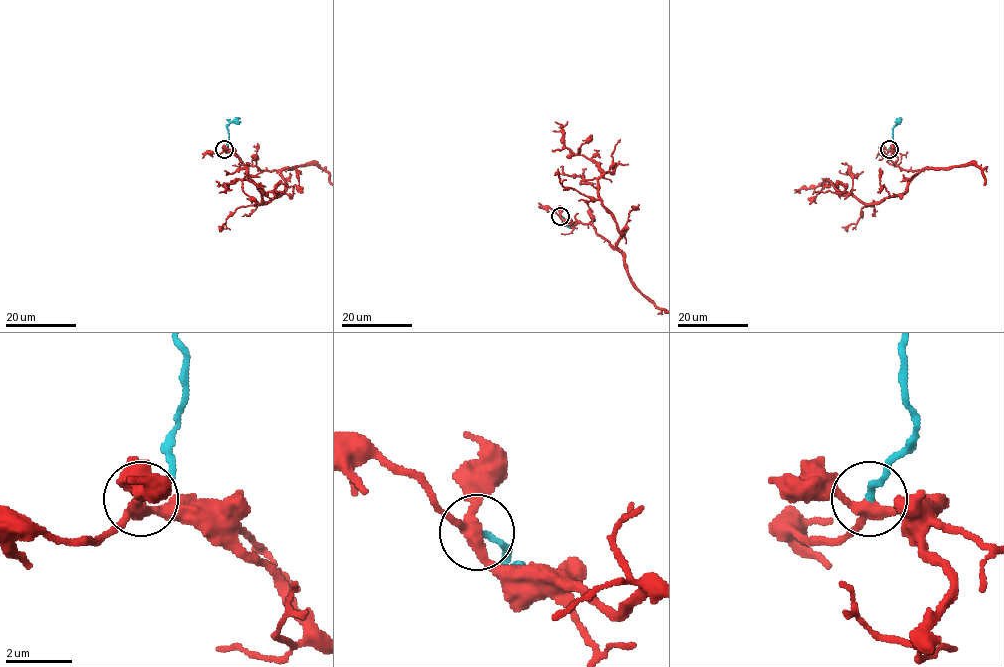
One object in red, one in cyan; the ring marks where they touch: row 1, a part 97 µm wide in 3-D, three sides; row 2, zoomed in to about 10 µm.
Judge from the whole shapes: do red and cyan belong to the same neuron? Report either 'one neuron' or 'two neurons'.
one neuron

